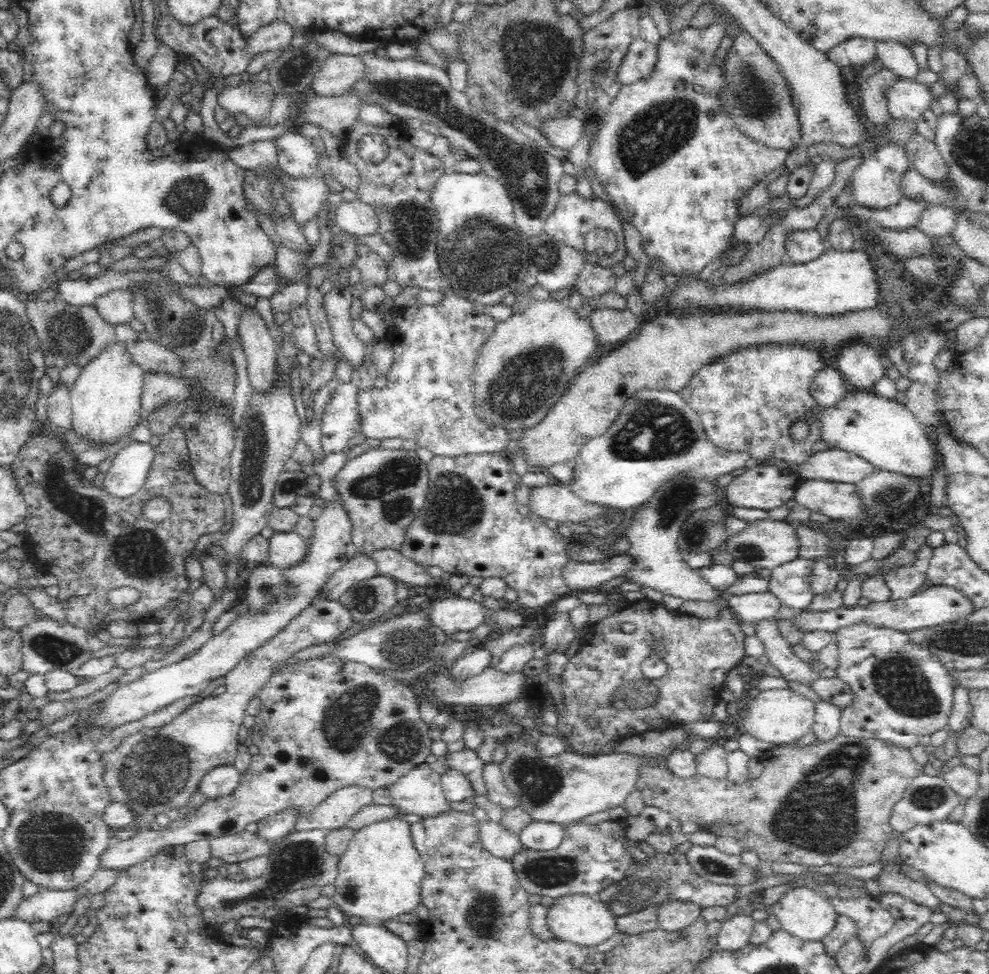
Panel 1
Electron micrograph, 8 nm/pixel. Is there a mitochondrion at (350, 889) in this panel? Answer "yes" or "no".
yes

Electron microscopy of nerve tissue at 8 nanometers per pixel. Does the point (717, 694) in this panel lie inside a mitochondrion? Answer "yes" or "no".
no

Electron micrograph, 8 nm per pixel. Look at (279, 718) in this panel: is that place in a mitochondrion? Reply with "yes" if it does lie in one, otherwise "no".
no

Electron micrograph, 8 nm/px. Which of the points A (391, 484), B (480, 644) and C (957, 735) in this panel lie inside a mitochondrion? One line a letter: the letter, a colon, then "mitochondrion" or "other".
A: mitochondrion
B: other
C: other

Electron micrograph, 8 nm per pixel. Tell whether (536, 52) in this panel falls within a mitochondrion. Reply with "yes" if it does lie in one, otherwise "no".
yes

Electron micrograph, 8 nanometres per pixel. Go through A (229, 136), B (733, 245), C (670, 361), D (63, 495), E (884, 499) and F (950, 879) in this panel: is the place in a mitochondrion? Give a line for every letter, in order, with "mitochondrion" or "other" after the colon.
A: other
B: other
C: other
D: mitochondrion
E: mitochondrion
F: other

